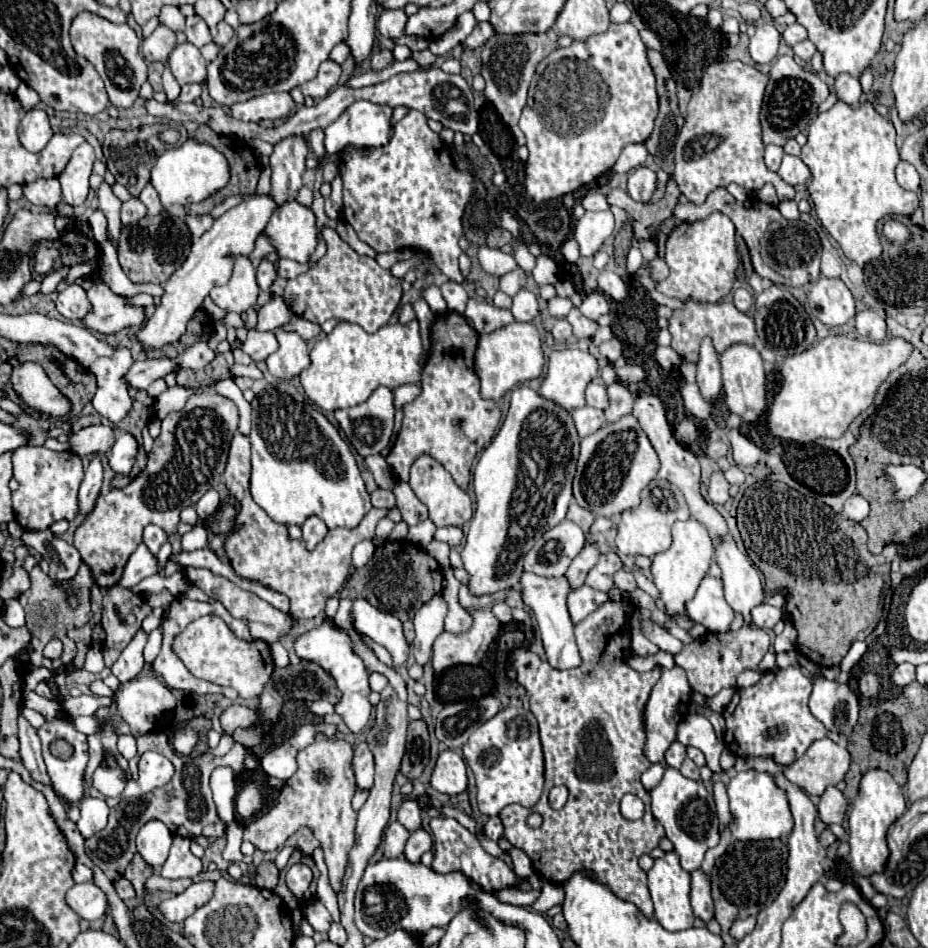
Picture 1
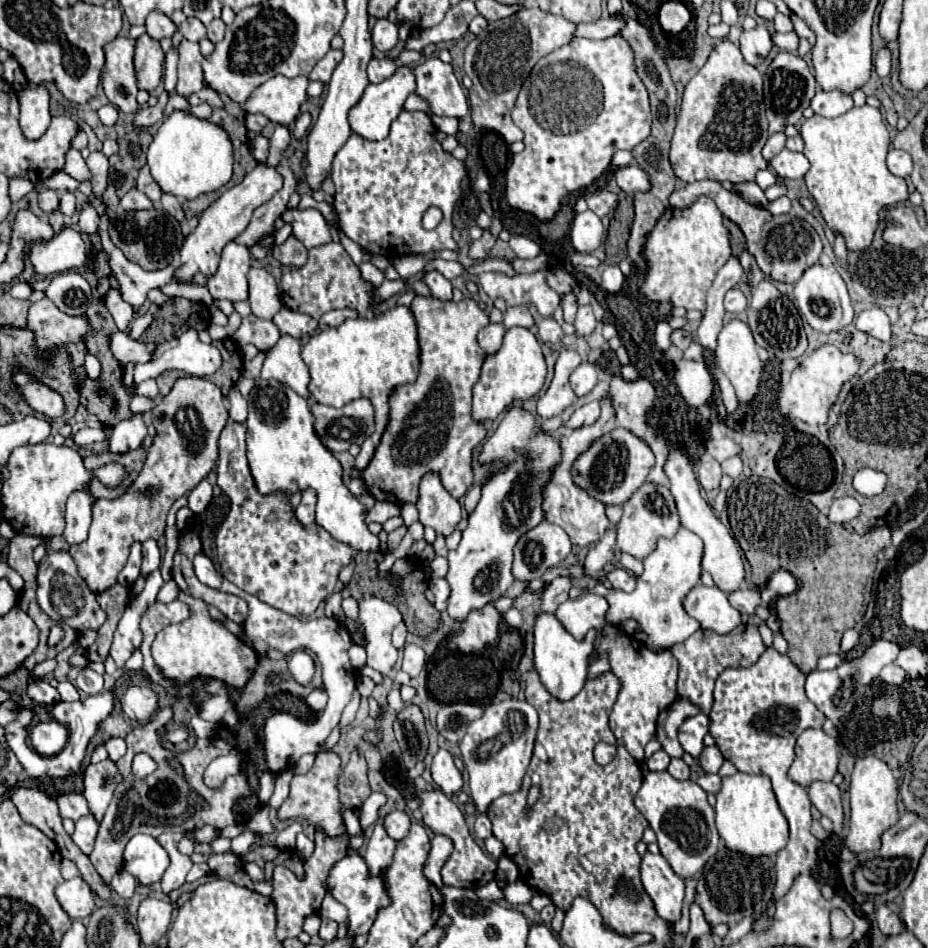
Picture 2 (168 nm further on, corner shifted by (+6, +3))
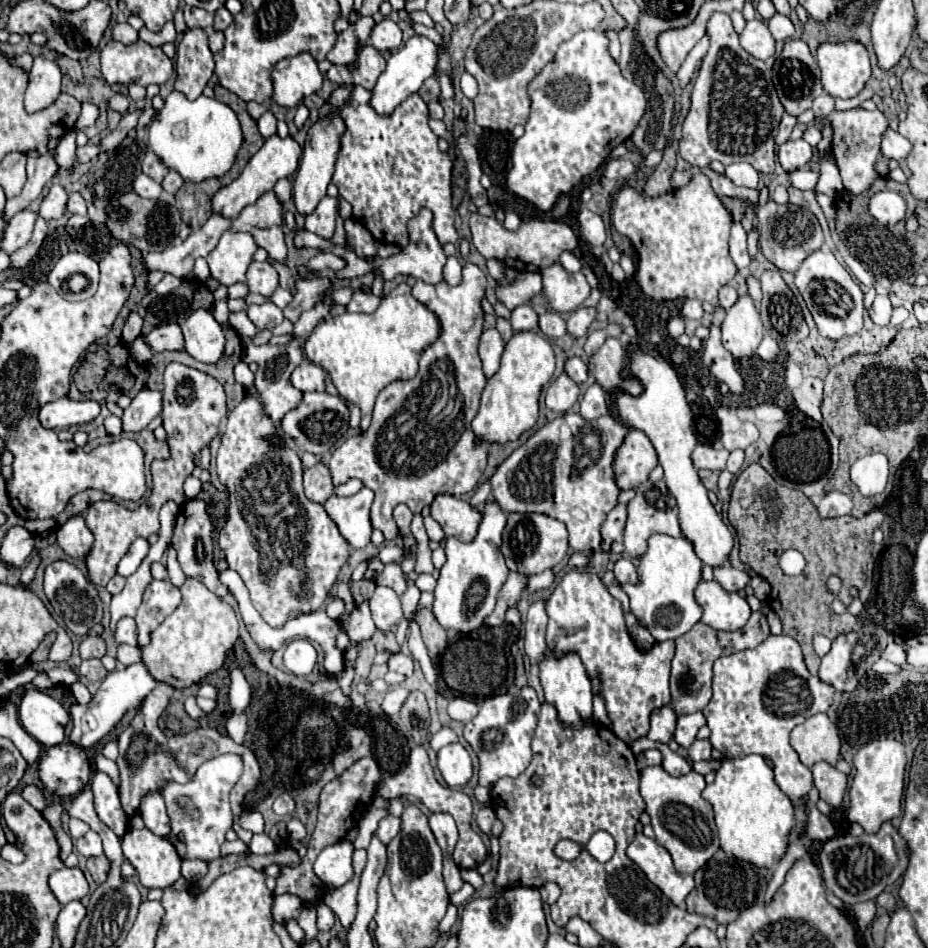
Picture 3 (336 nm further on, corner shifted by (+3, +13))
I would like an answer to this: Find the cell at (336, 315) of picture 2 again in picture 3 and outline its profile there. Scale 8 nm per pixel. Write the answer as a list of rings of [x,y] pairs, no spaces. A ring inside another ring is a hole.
[[[358,292],[358,294],[352,296],[352,300],[346,306],[346,310],[348,312],[366,312],[366,314],[370,314],[370,312],[374,312],[378,308],[378,304],[380,304],[380,298],[378,296]]]

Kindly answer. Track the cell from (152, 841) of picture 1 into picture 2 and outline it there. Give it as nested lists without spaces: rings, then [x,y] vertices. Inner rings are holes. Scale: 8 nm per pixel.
[[[147,834],[133,836],[125,846],[123,870],[139,880],[143,886],[159,884],[169,866],[169,854],[165,848]]]

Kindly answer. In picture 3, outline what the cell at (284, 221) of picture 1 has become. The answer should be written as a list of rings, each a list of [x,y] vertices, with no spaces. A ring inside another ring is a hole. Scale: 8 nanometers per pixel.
[[[326,196],[326,198],[320,200],[316,210],[306,216],[304,228],[318,234],[318,236],[322,236],[322,238],[330,238],[334,234],[336,212],[338,212],[338,200]]]

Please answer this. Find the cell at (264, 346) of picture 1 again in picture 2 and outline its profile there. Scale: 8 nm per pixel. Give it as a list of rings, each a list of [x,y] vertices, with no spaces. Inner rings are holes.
[[[249,314],[243,318],[243,324],[235,332],[233,340],[239,346],[255,344],[259,350],[269,350],[277,344],[279,336],[281,336],[279,328],[275,326],[273,320],[263,320],[263,318],[257,318],[255,314]]]

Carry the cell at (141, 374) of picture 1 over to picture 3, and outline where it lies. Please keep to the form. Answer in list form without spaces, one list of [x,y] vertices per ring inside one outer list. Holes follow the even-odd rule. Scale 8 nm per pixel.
[[[196,310],[182,326],[184,352],[204,364],[216,364],[224,354],[224,334],[212,312]]]

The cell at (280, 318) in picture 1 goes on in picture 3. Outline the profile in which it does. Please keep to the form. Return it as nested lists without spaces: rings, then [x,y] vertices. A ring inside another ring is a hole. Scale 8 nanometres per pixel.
[[[252,262],[246,272],[246,278],[250,292],[262,294],[266,298],[270,298],[278,288],[278,272],[270,262]]]

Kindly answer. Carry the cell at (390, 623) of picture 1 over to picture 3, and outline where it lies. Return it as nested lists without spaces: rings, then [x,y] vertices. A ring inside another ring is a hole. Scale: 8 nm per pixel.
[[[376,586],[370,598],[370,612],[372,612],[372,620],[376,628],[382,632],[388,632],[390,626],[402,620],[402,604],[398,594],[392,588]]]

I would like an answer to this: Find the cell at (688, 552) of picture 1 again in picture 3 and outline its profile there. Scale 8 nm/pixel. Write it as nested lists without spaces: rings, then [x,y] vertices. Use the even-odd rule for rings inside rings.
[[[652,534],[648,540],[648,550],[640,560],[638,582],[622,586],[630,596],[632,612],[650,634],[656,634],[656,642],[676,640],[702,616],[702,608],[694,602],[694,588],[702,580],[702,562],[694,554],[694,546],[688,538],[670,538],[668,534]]]

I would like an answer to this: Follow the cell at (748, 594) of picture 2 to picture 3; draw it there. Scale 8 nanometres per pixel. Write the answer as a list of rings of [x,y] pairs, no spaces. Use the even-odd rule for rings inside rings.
[[[734,566],[714,568],[714,574],[716,574],[716,582],[720,582],[720,586],[728,592],[738,592],[738,590],[744,590],[746,586],[750,586],[748,572],[736,570]]]

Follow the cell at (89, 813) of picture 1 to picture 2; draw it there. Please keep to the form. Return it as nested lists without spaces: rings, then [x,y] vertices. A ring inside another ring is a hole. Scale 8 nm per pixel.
[[[85,816],[75,824],[75,834],[71,836],[73,842],[79,846],[79,850],[83,854],[91,854],[93,846],[95,846],[95,836],[97,836],[97,828],[99,824],[95,824],[93,816]]]

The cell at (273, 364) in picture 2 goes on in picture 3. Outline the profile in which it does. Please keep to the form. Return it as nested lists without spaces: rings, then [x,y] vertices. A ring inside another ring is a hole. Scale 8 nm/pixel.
[[[300,364],[294,368],[290,380],[292,386],[300,392],[322,392],[324,390],[324,370],[318,370],[314,364]]]

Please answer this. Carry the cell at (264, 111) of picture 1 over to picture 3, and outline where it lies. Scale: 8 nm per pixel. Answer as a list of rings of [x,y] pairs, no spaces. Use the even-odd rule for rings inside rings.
[[[310,54],[278,62],[270,76],[274,78],[274,94],[270,96],[270,102],[284,108],[296,108],[302,98],[318,92],[324,80]]]

